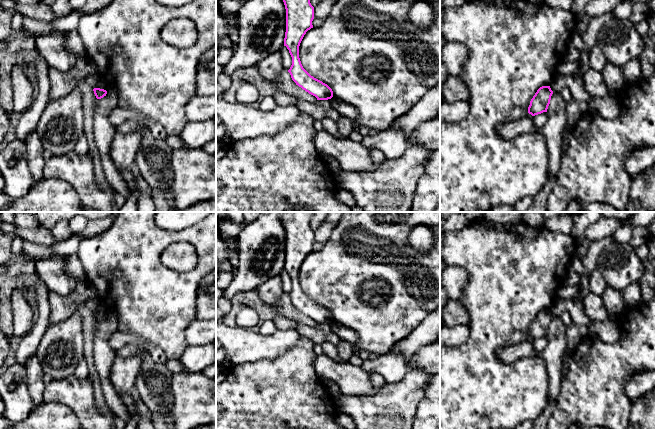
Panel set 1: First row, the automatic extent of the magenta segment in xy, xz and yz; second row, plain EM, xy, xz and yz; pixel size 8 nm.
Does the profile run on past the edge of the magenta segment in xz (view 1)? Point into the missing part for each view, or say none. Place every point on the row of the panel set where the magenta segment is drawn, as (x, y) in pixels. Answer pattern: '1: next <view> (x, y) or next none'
1: next none

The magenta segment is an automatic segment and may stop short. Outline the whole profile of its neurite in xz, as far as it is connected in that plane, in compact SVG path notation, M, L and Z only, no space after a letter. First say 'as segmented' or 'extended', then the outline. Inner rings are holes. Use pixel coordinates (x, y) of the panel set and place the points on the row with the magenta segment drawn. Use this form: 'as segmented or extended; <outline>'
as segmented; M283 0L286 9L286 32L284 46L292 57L288 72L292 80L317 100L333 97L332 89L322 81L311 76L302 66L299 58L299 46L308 30L313 28L314 7L310 0Z

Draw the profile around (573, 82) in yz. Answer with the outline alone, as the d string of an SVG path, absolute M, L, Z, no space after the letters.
M579 68L571 75L556 75L549 85L553 92L561 92L563 88L568 88L572 98L588 102L592 97L586 92L583 84L583 71Z

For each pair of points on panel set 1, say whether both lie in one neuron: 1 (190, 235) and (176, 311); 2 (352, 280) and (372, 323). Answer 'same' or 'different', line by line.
1: same
2: same

